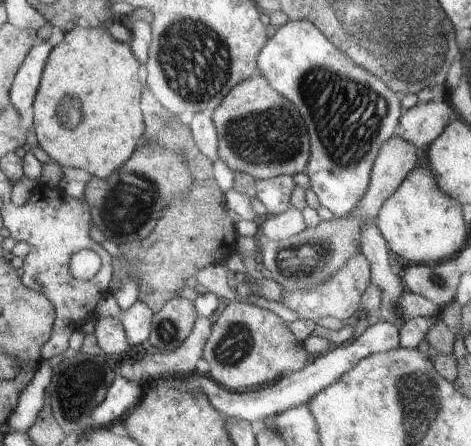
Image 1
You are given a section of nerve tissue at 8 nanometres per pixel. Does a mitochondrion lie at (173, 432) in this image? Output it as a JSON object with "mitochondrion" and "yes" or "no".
{"mitochondrion":"no"}

